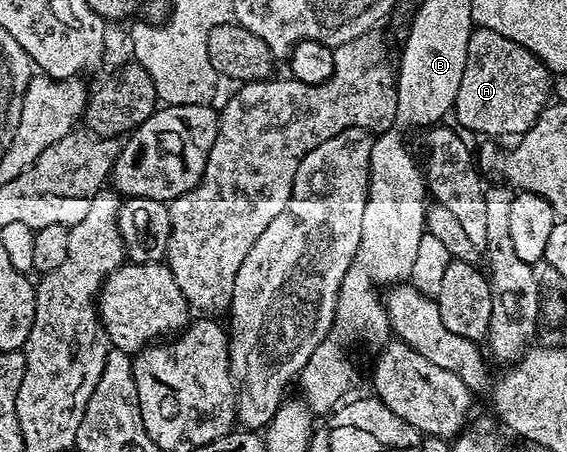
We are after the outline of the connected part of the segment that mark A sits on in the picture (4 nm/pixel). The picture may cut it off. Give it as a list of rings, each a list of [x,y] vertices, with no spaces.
[[[474,28],[467,43],[467,67],[463,71],[463,83],[459,83],[457,102],[452,107],[452,112],[457,113],[456,124],[462,130],[470,129],[471,132],[482,133],[485,137],[517,139],[532,127],[535,119],[539,119],[539,115],[550,101],[551,71],[534,53],[527,51],[527,47],[507,39],[507,35],[499,35],[490,29]]]

